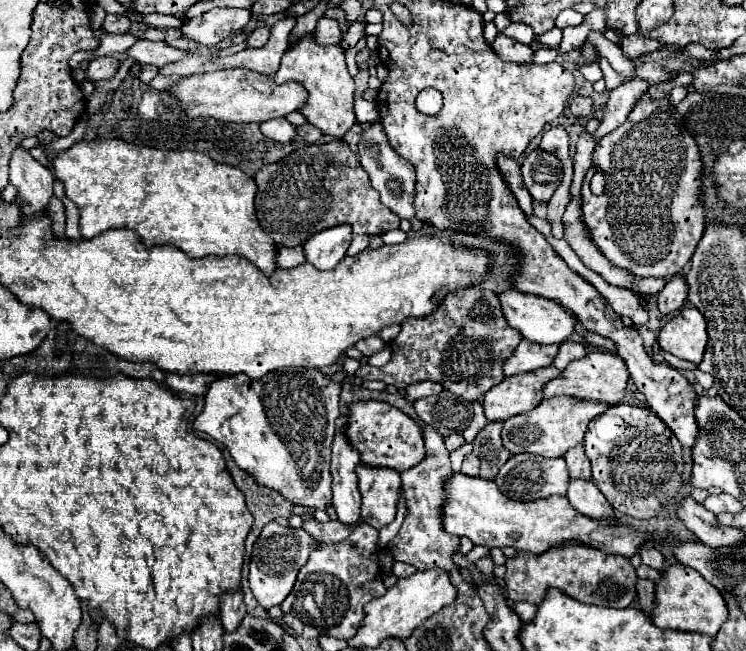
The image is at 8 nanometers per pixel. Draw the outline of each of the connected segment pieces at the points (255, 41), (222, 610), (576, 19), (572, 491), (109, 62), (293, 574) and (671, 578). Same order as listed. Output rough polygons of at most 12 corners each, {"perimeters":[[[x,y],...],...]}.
{"perimeters":[[[269,27],[255,29],[247,45],[263,47],[269,41],[271,29]],[[241,589],[227,591],[219,601],[225,631],[235,631],[245,611]],[[567,9],[557,15],[555,27],[565,29],[581,25],[583,17]],[[571,479],[569,503],[593,519],[613,519],[613,509],[593,481]],[[113,57],[91,61],[89,79],[111,79],[119,69]],[[275,521],[251,553],[249,585],[263,609],[285,601],[313,545]],[[665,567],[655,583],[661,629],[715,635],[727,605],[695,569]]]}

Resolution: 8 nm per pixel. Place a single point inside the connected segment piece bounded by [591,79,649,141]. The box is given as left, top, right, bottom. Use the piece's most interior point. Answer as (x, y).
(621, 100)

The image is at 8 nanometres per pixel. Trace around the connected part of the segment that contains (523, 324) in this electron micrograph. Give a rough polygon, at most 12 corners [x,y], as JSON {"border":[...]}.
{"border":[[507,289],[509,327],[541,345],[563,343],[575,317],[559,303]]}

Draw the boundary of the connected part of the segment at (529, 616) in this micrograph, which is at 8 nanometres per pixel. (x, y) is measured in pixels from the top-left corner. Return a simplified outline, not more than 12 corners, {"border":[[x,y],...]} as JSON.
{"border":[[515,603],[515,611],[525,623],[533,621],[537,605]]}

